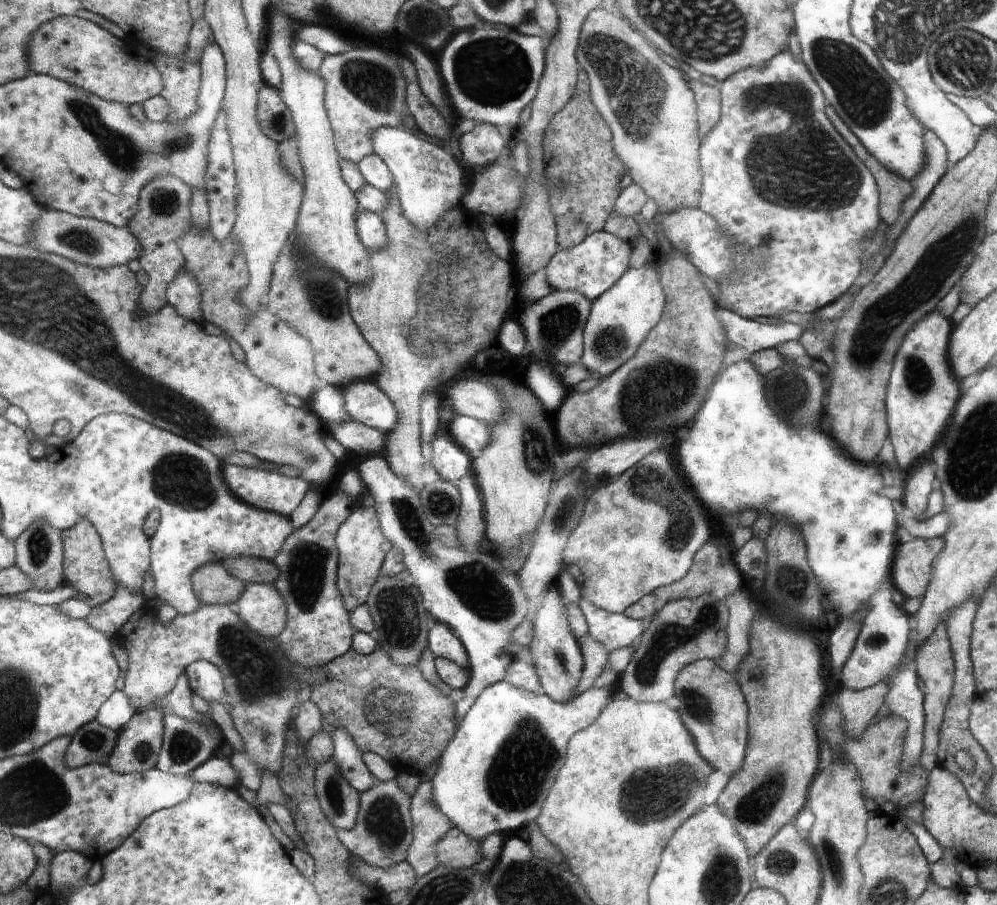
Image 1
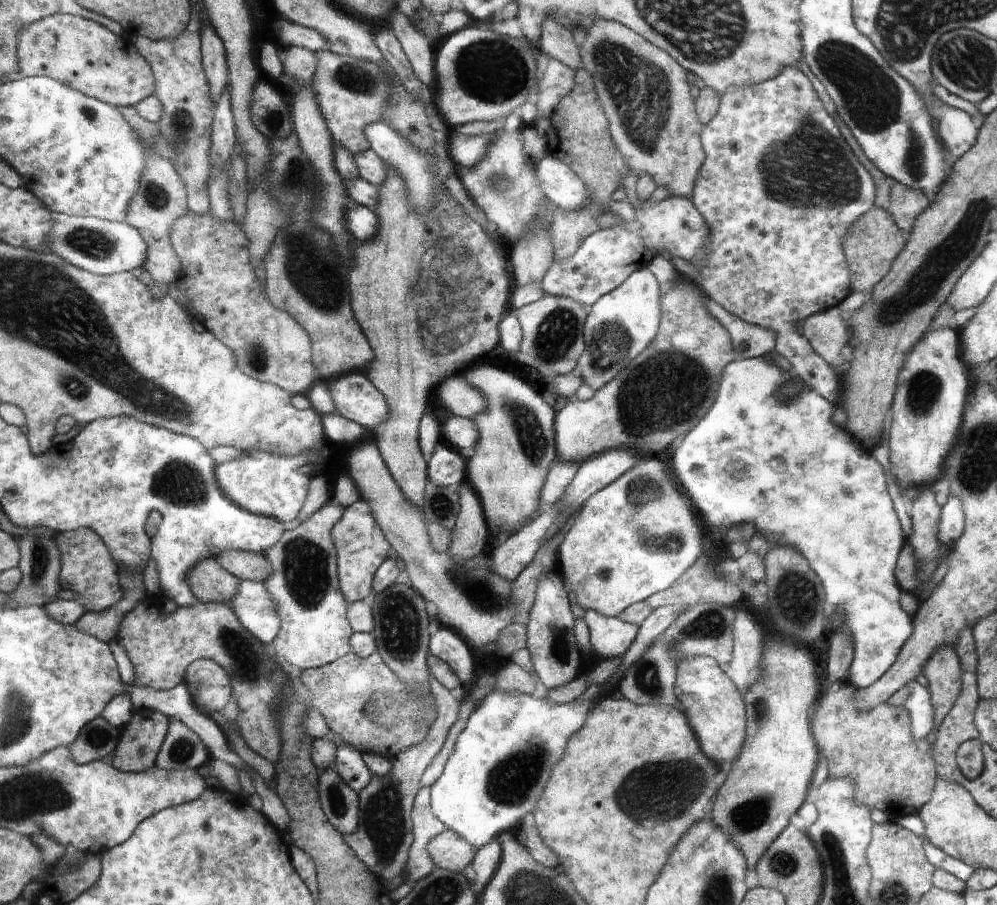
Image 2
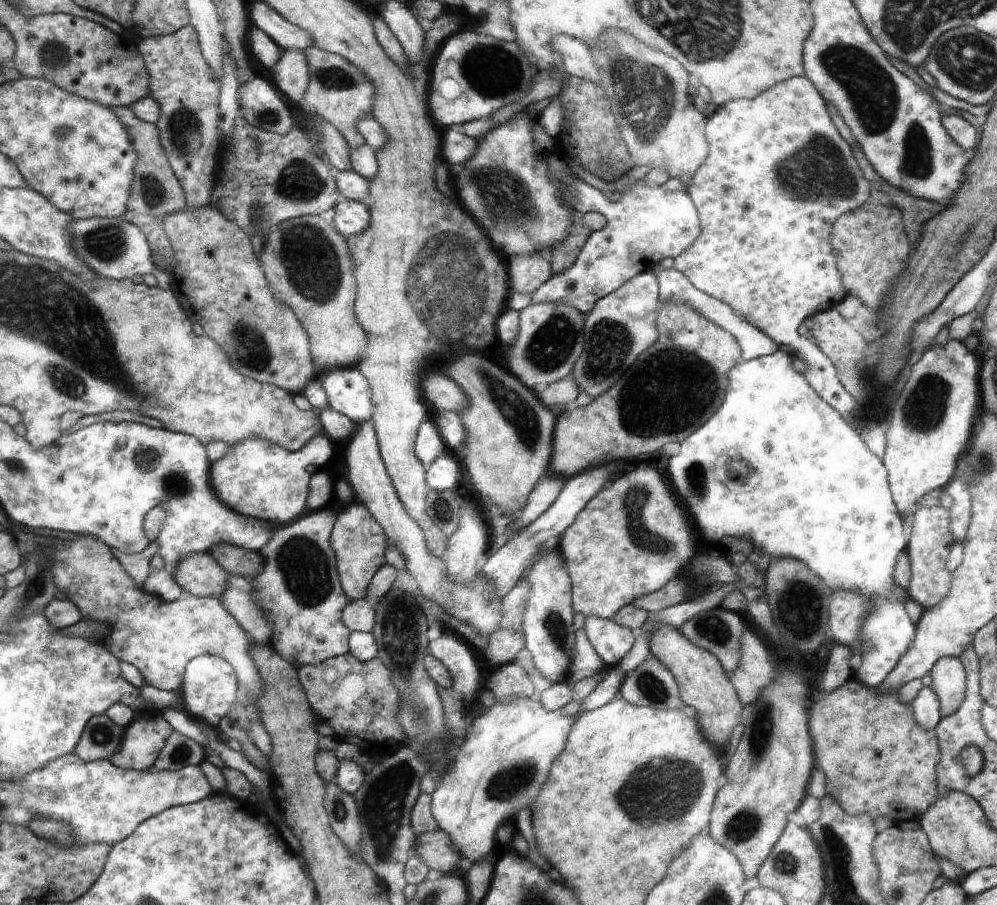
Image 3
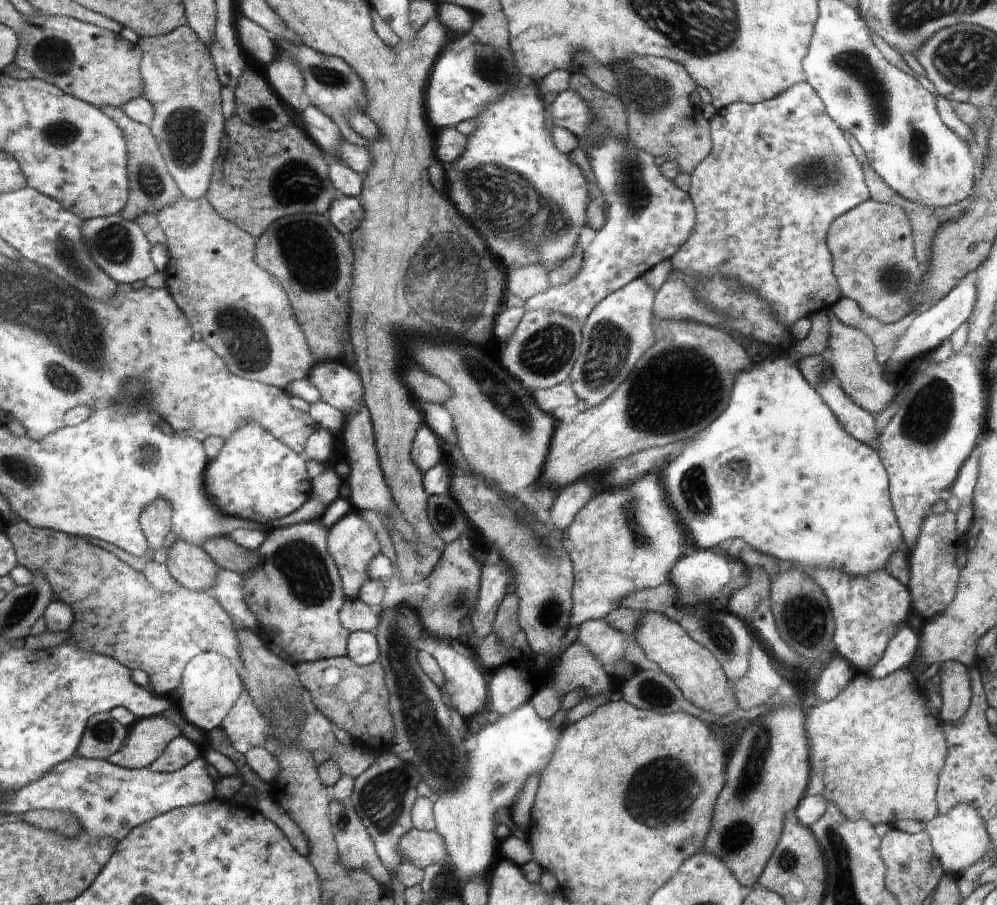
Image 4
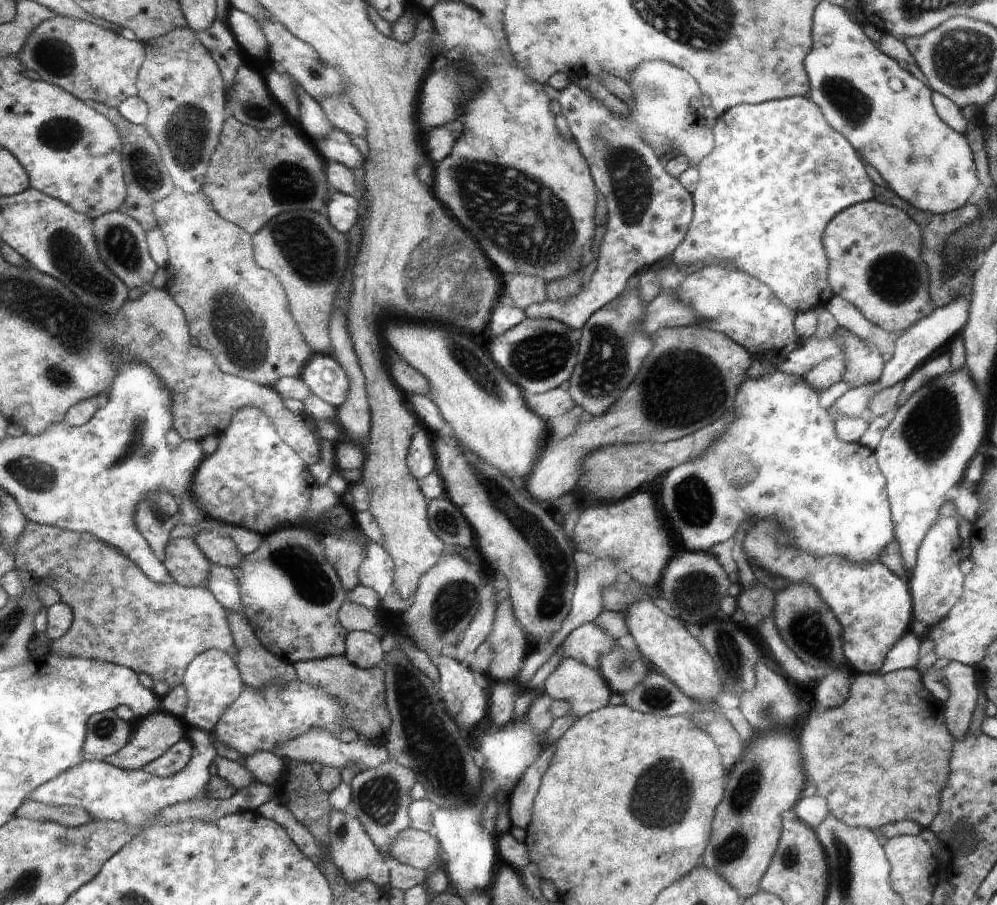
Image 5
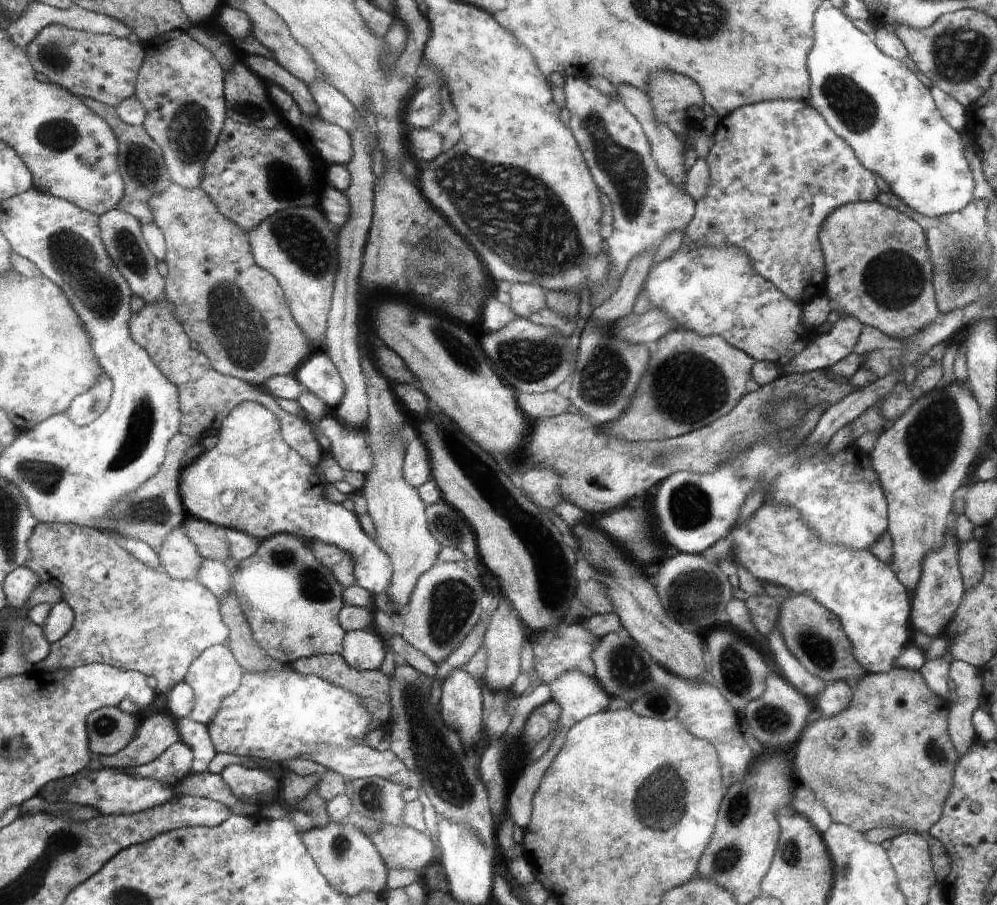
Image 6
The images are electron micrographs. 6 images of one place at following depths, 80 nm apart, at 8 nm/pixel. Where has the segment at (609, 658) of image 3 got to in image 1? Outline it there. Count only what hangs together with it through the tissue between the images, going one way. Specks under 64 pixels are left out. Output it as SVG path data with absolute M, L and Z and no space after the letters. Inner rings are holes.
M581 596L579 606L589 626L590 636L605 645L609 653L634 647L646 630L645 622L628 618L623 613L606 612L585 597Z

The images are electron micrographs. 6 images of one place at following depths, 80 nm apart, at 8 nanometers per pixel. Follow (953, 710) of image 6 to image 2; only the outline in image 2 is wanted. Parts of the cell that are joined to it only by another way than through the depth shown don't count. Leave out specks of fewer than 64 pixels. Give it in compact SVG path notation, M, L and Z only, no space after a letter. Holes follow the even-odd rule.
M943 647L939 649L936 654L925 664L925 669L922 672L924 676L928 679L928 690L931 692L931 699L934 705L934 722L935 728L931 731L928 736L928 740L933 743L935 737L935 730L937 726L944 720L944 717L950 712L950 709L953 708L954 703L957 701L958 695L961 693L962 688L962 667L960 664L960 659L956 654L956 651L952 647Z

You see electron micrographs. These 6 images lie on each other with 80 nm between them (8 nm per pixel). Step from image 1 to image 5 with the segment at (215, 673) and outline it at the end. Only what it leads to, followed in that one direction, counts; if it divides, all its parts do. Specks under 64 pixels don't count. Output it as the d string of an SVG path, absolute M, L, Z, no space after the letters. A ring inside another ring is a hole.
M206 649L193 658L185 670L182 685L187 692L185 713L181 719L185 725L205 730L212 734L227 706L238 698L245 680L232 654L218 649Z

